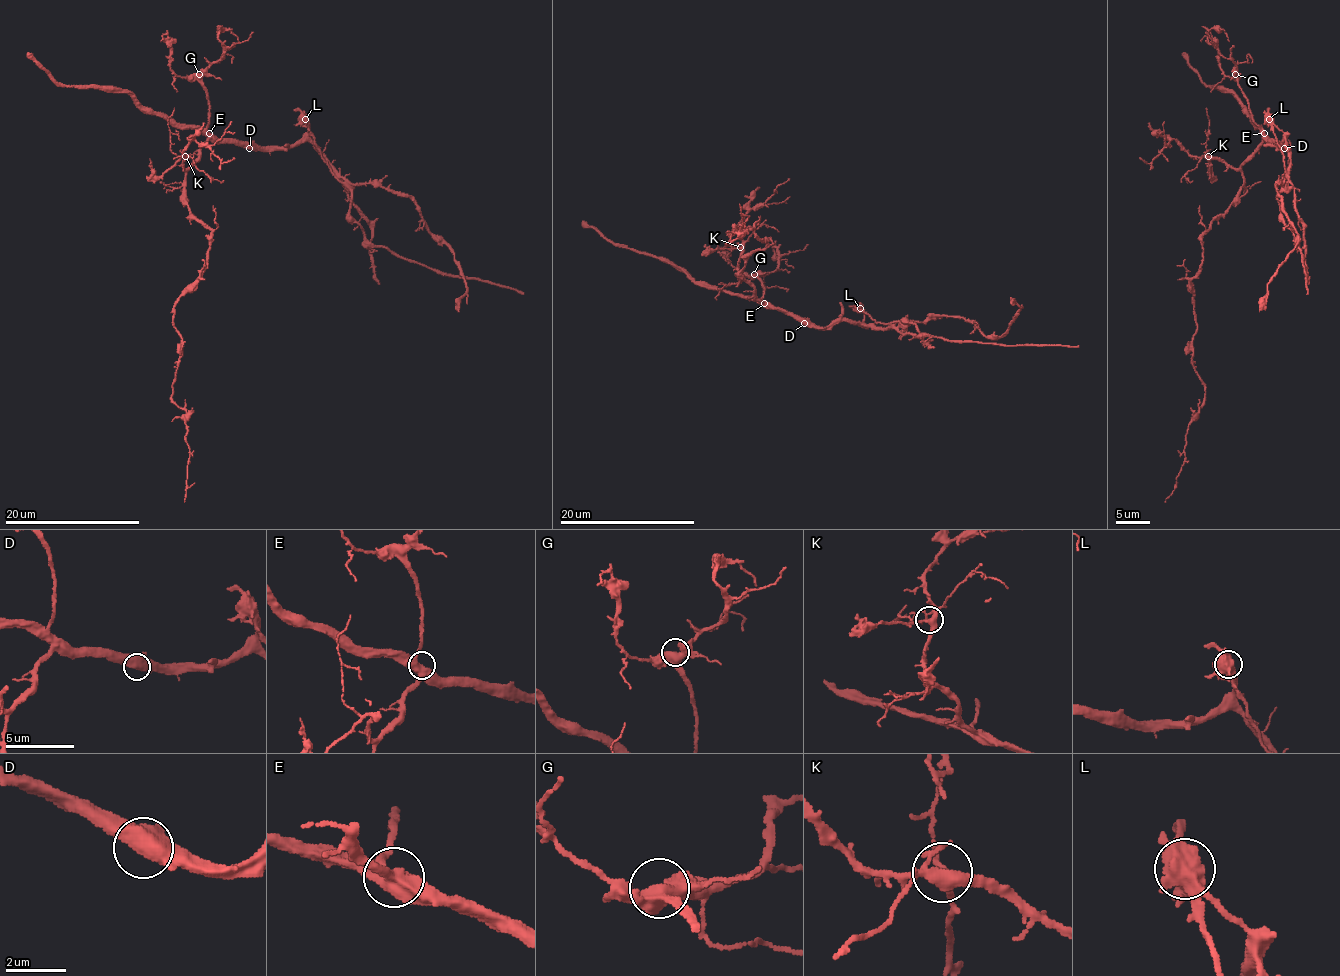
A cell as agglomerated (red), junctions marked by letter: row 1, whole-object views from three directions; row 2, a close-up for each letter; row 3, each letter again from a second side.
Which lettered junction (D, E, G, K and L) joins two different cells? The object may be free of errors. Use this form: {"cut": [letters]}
{"cut": ["L"]}

